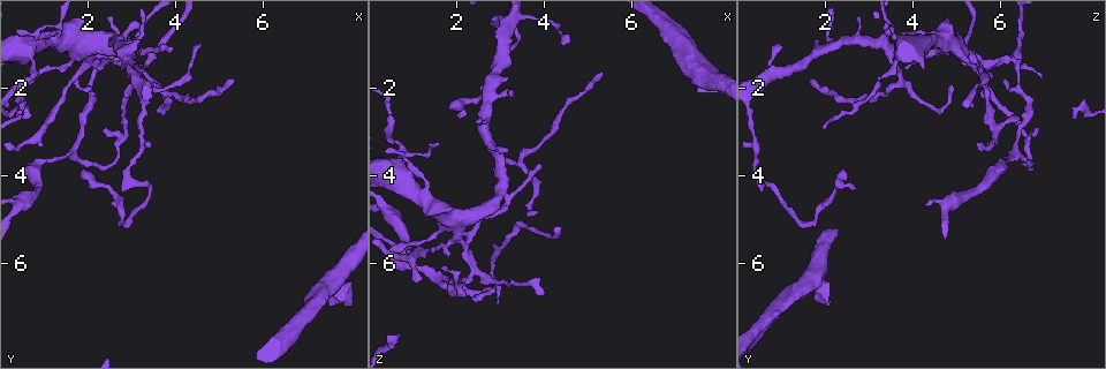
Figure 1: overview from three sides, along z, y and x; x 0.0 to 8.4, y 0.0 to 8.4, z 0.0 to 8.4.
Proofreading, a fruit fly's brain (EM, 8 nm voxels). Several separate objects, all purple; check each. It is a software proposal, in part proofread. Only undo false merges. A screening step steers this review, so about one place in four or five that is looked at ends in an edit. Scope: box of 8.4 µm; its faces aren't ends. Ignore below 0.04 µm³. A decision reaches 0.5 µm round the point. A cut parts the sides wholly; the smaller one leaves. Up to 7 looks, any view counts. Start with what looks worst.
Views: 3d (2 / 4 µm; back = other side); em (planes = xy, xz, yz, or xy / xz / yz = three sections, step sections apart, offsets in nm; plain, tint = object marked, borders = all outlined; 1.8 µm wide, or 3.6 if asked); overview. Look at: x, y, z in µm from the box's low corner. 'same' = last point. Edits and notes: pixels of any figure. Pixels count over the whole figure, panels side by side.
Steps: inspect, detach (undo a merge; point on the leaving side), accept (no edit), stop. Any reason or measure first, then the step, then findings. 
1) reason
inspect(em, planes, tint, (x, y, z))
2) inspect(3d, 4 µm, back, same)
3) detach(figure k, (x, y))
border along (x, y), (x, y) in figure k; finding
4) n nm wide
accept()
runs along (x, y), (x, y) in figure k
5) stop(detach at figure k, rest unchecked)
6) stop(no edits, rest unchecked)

sudden change in width
inspect(3d, 4 µm, (2.90, 1.10, 3.45))

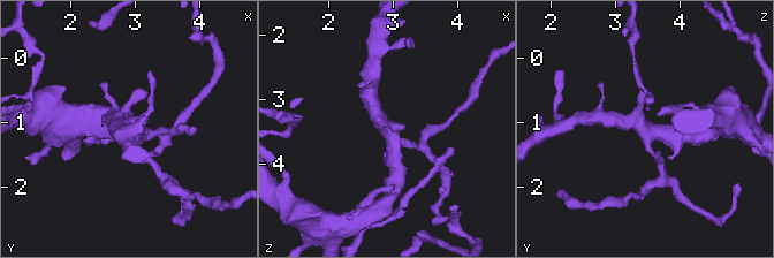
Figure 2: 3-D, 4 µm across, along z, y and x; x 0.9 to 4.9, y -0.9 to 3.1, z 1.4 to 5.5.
need the tissue
inspect(em, planes, tint, (3.00, 1.15, 3.50))

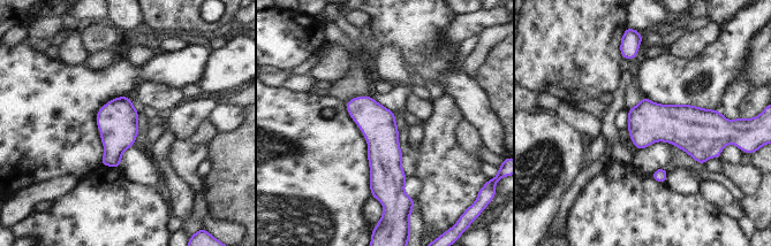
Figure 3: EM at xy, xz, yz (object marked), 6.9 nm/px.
260 nm wide
accept()
runs along (358, 99), (379, 128), (379, 191) in figure 3; continuous, no second cell

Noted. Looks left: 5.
three arms meet
inspect(3d, 2 µm, back, (2.40, 1.35, 6.10))

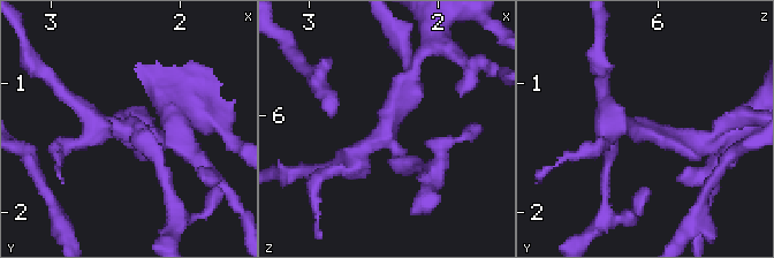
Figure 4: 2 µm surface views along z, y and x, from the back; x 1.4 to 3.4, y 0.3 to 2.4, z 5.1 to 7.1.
inspect(em, xz, step 4, tint, (2.44, 1.38, 6.12))

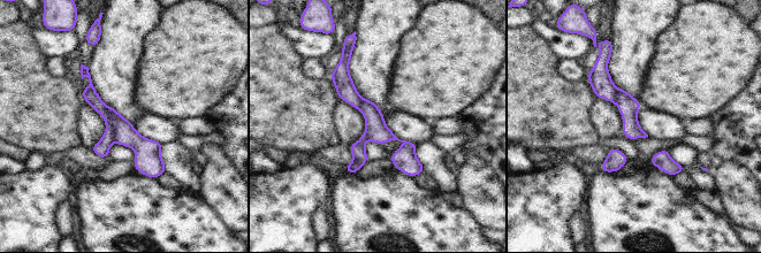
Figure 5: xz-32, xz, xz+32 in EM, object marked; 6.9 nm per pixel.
inspect(em, planes, tint, same)

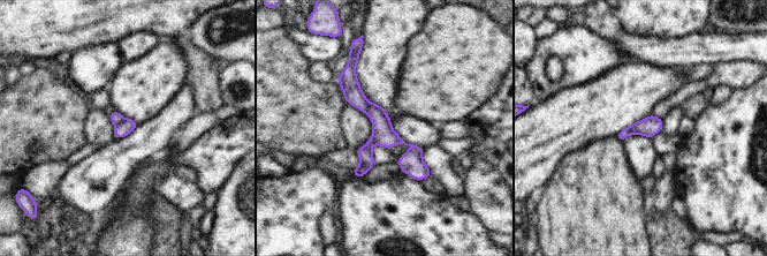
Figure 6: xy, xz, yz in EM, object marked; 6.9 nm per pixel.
detach(figure 6, (348, 81))
two cells meet here

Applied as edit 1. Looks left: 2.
stop(detach at figure 6, rest unchecked)

